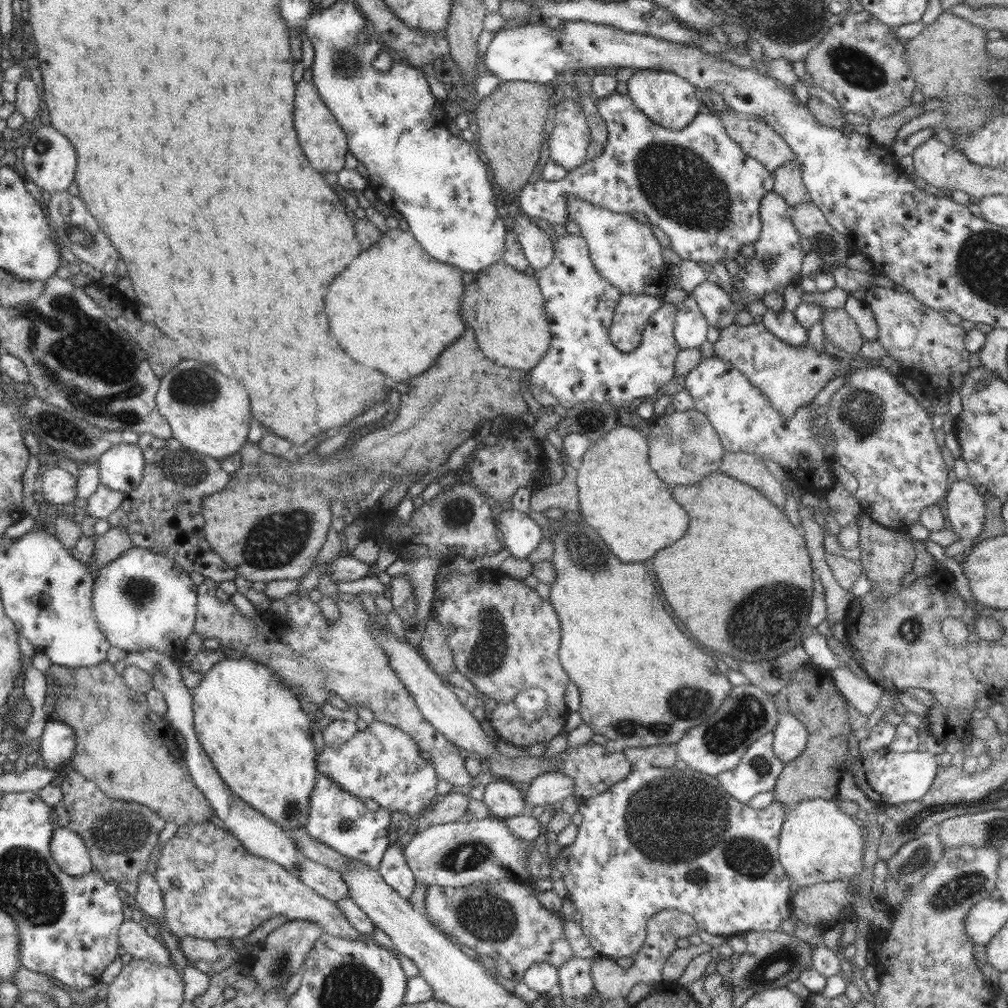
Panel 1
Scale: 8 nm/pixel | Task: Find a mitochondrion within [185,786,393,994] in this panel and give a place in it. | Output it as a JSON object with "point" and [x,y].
{"point":[280,965]}

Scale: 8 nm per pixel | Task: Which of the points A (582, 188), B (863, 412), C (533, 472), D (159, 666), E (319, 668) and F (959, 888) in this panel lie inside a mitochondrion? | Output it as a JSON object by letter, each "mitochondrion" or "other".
{"A":"other","B":"mitochondrion","C":"other","D":"mitochondrion","E":"mitochondrion","F":"mitochondrion"}

